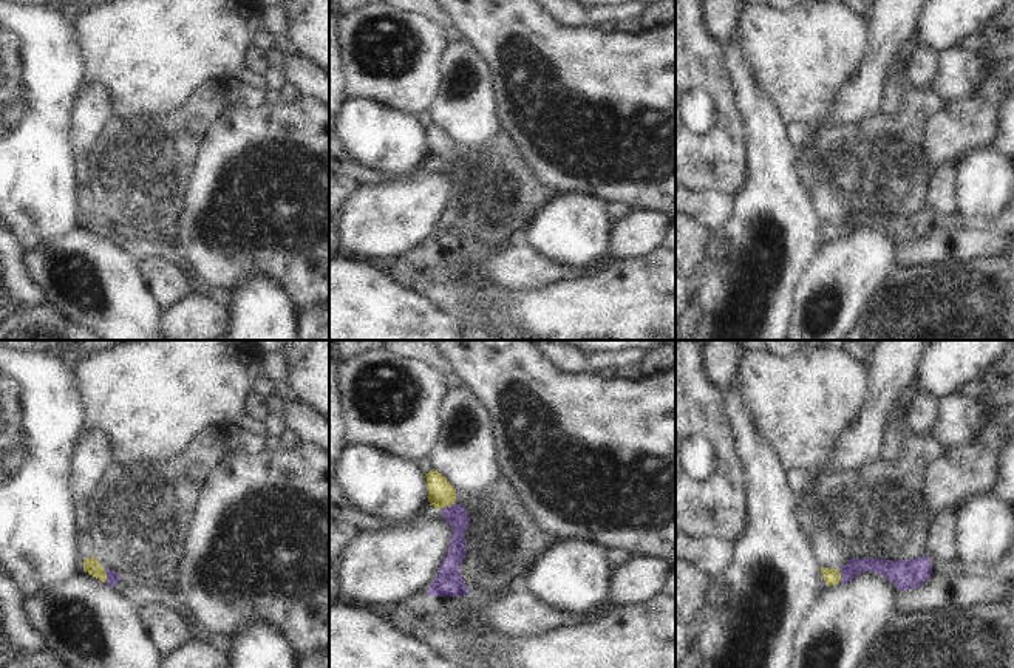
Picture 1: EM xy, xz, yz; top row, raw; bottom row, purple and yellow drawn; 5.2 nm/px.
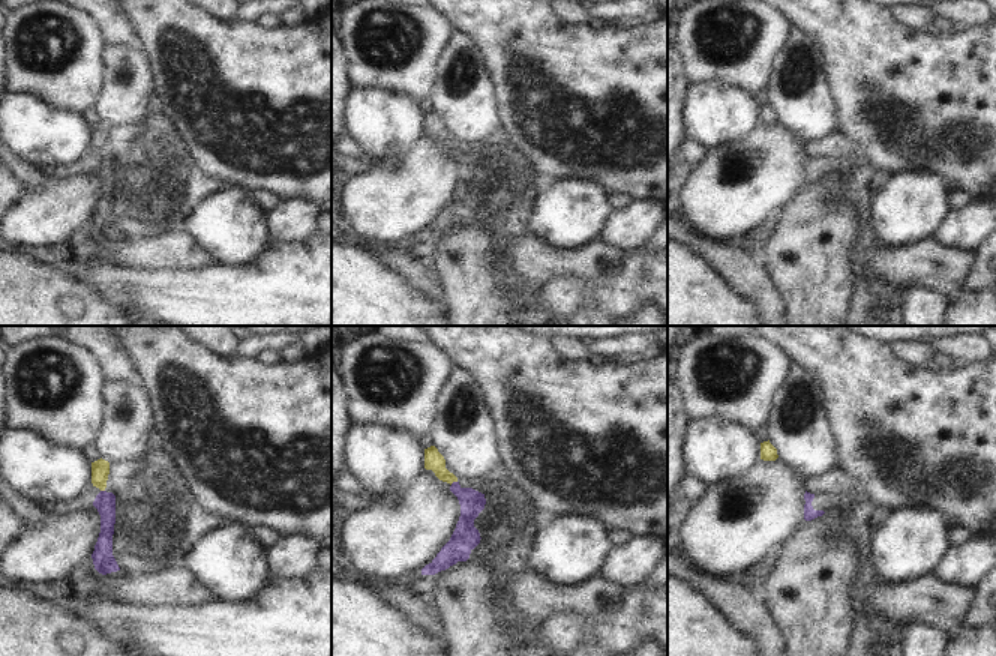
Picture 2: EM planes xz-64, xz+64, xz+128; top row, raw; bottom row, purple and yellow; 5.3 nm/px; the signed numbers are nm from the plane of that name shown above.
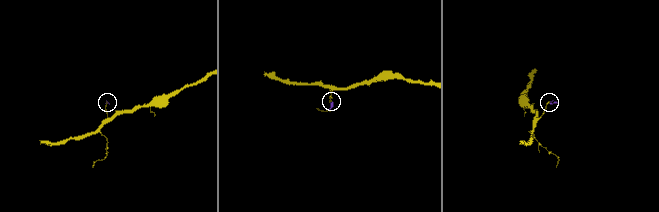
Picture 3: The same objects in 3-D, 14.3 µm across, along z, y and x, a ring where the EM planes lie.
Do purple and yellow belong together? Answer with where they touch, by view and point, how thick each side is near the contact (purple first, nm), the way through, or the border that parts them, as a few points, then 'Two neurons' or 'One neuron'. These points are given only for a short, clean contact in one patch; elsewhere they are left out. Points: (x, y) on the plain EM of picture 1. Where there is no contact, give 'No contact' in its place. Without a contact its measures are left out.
Touches purple at xy (107, 229). Thickness 60 nm (purple) against 80 nm. Boundary: xy (104, 223), (105, 235). Two neurons.

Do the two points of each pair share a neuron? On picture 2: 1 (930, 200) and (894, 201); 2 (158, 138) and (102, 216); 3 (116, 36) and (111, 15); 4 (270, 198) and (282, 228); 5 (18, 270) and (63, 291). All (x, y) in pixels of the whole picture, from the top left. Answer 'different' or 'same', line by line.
1: same
2: same
3: same
4: different
5: same

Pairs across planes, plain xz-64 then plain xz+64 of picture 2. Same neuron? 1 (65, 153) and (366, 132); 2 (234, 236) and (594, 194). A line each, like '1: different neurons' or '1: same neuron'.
1: same neuron
2: same neuron

